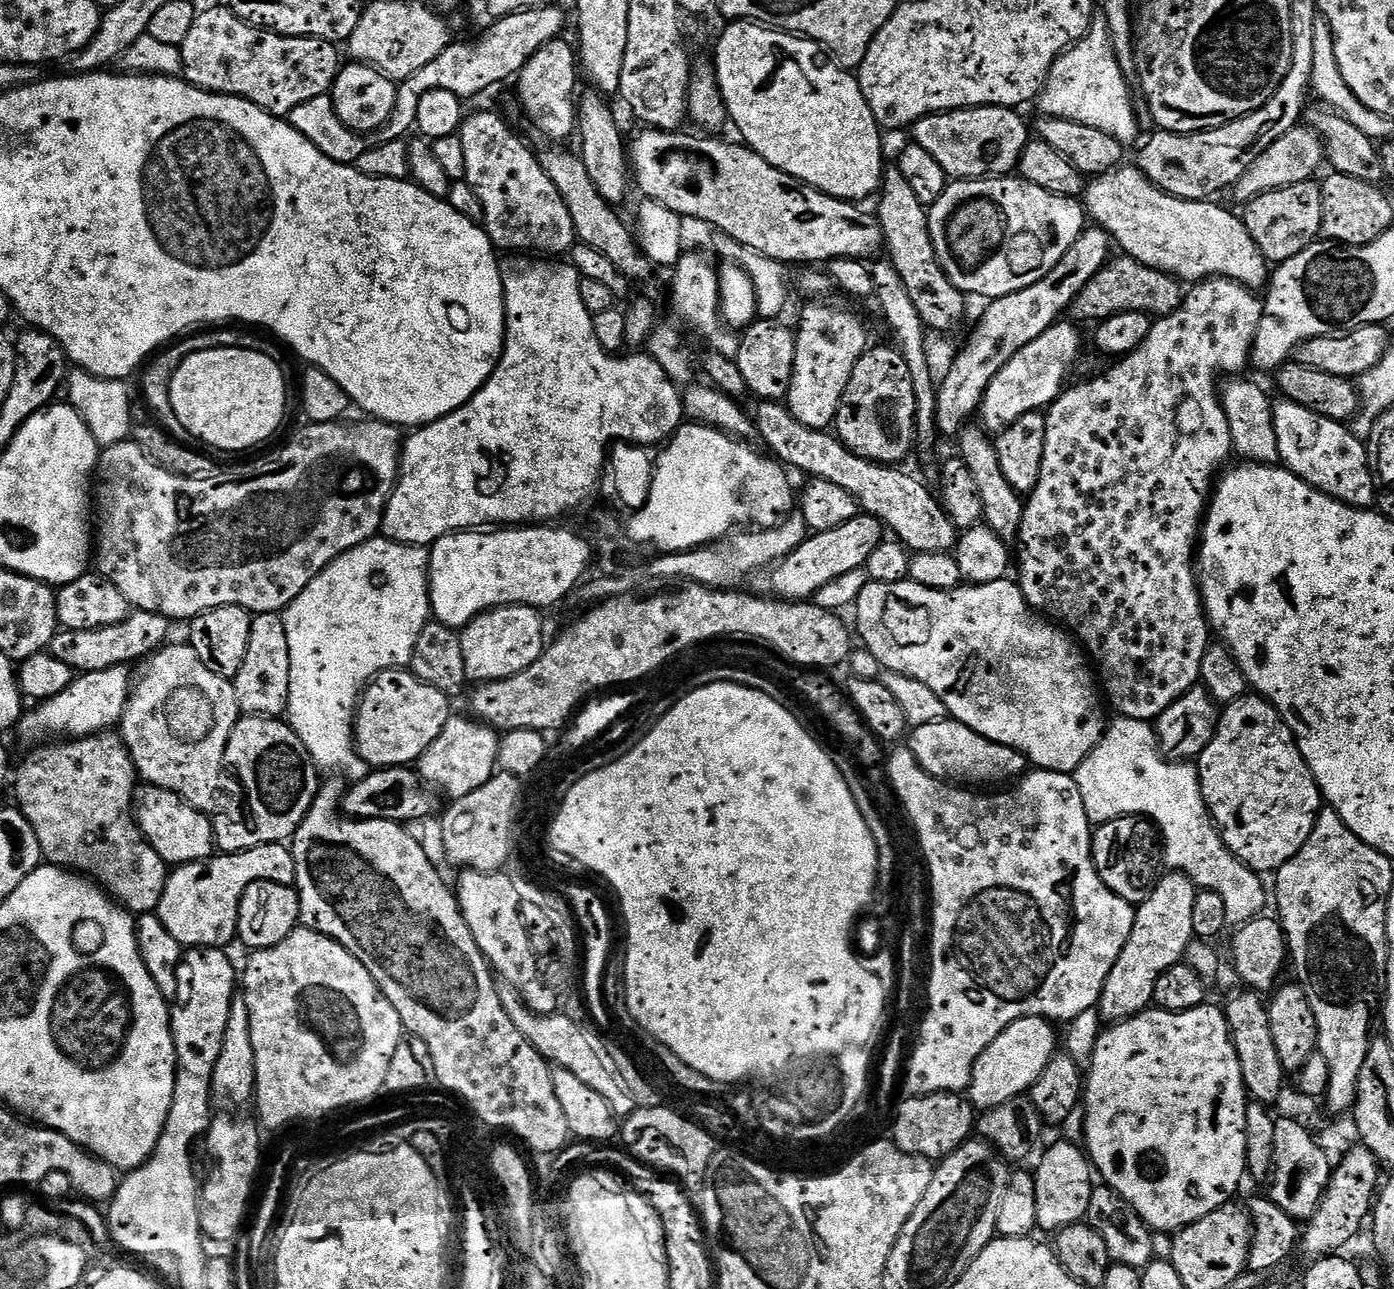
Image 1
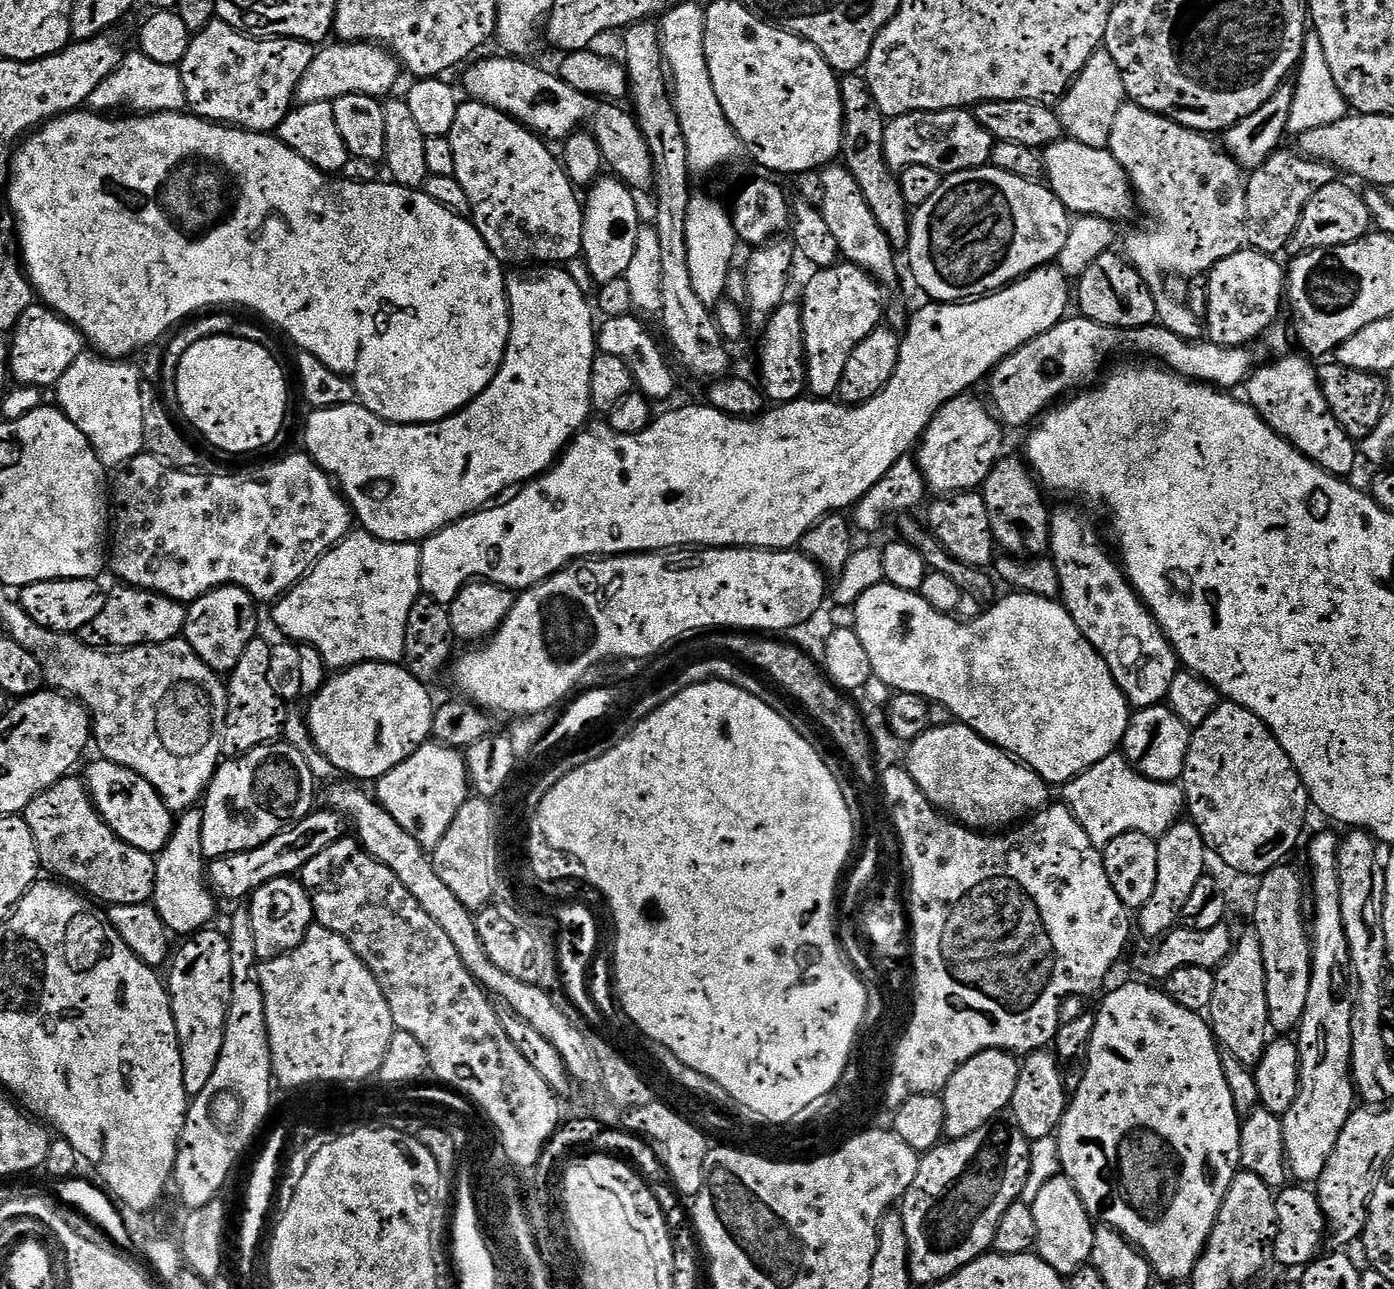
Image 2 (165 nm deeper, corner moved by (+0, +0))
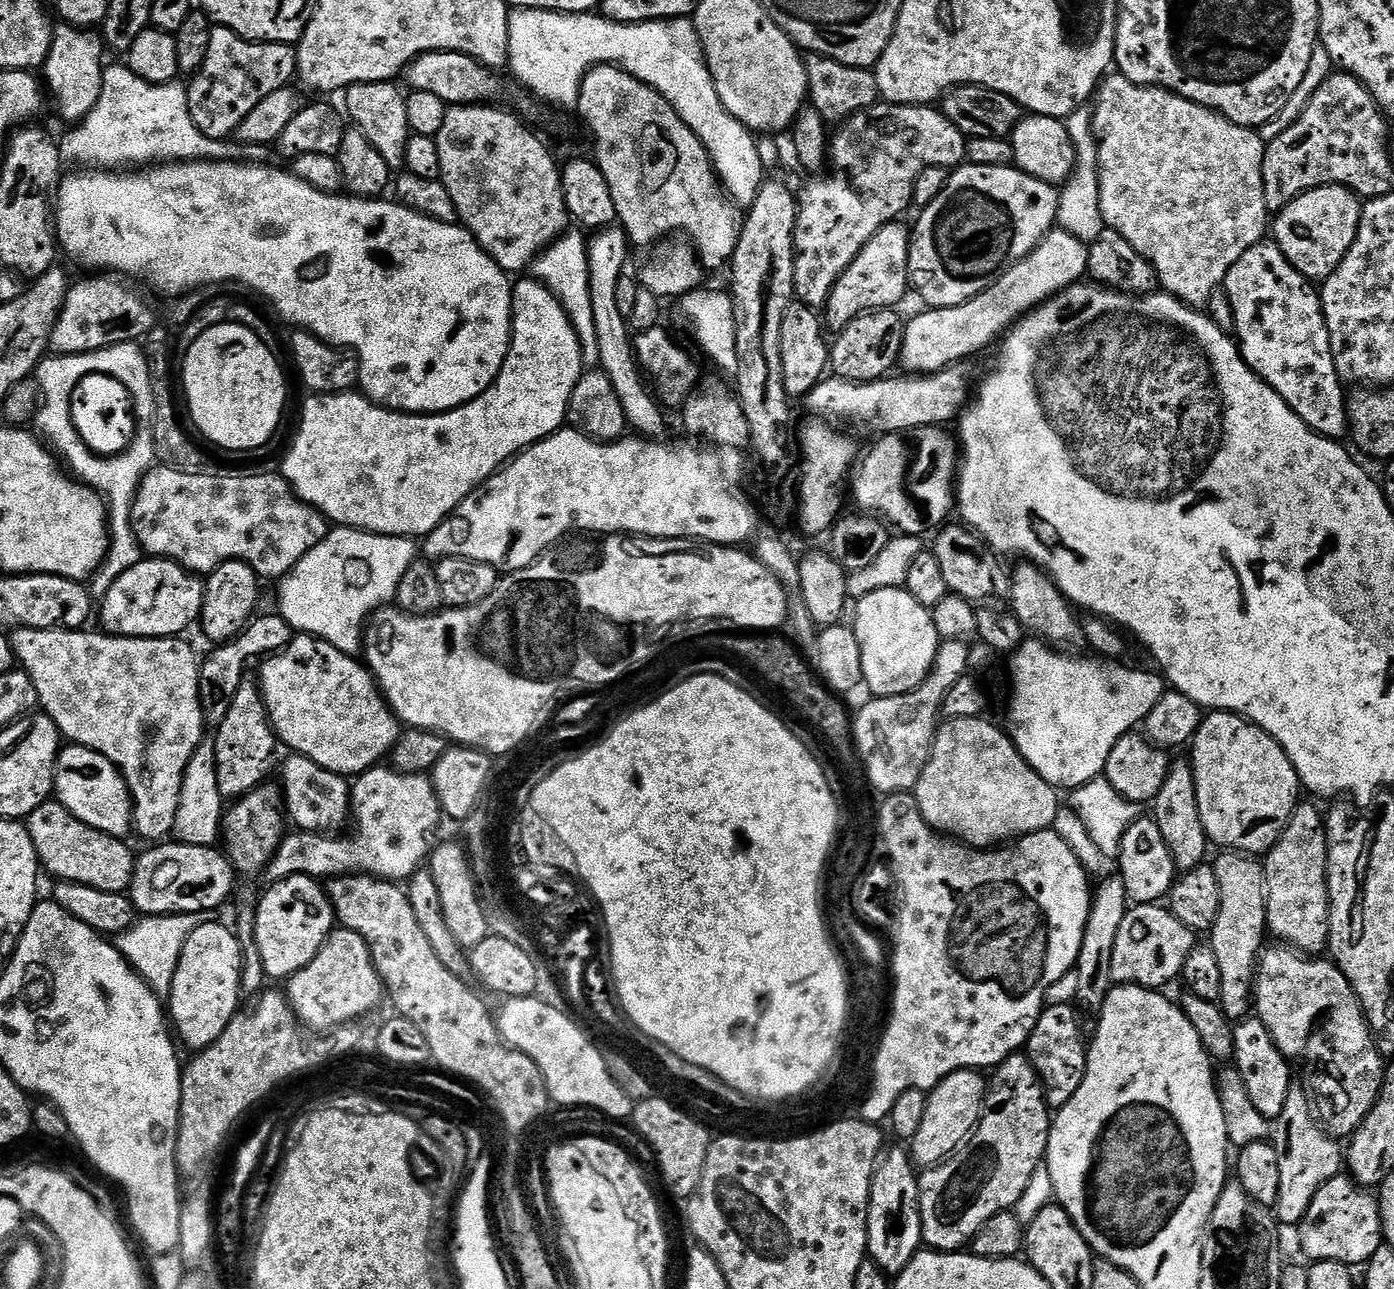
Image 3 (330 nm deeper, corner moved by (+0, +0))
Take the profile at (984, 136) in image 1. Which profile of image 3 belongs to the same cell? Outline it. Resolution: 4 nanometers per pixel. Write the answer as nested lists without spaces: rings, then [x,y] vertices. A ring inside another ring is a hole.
[[[877,102],[870,108],[863,108],[862,111],[856,112],[853,116],[849,116],[847,120],[839,125],[840,128],[830,140],[830,168],[837,172],[842,179],[848,180],[848,184],[852,187],[852,192],[856,196],[852,196],[852,192],[848,188],[844,188],[844,184],[840,180],[835,180],[832,176],[820,176],[824,174],[816,174],[813,180],[808,180],[804,184],[804,189],[798,192],[798,207],[796,210],[796,229],[792,235],[792,246],[795,249],[794,254],[794,296],[799,303],[806,305],[807,308],[820,310],[827,305],[830,294],[834,290],[834,286],[846,269],[854,262],[854,258],[858,258],[860,251],[866,246],[866,242],[870,242],[870,238],[874,238],[874,234],[878,234],[878,230],[882,226],[893,223],[903,214],[912,204],[912,188],[916,185],[917,178],[922,174],[922,170],[927,168],[946,168],[955,169],[957,166],[965,163],[968,155],[968,140],[960,131],[958,126],[954,126],[954,122],[950,122],[945,118],[943,112],[932,106],[913,106],[911,104],[889,104],[887,102]]]

